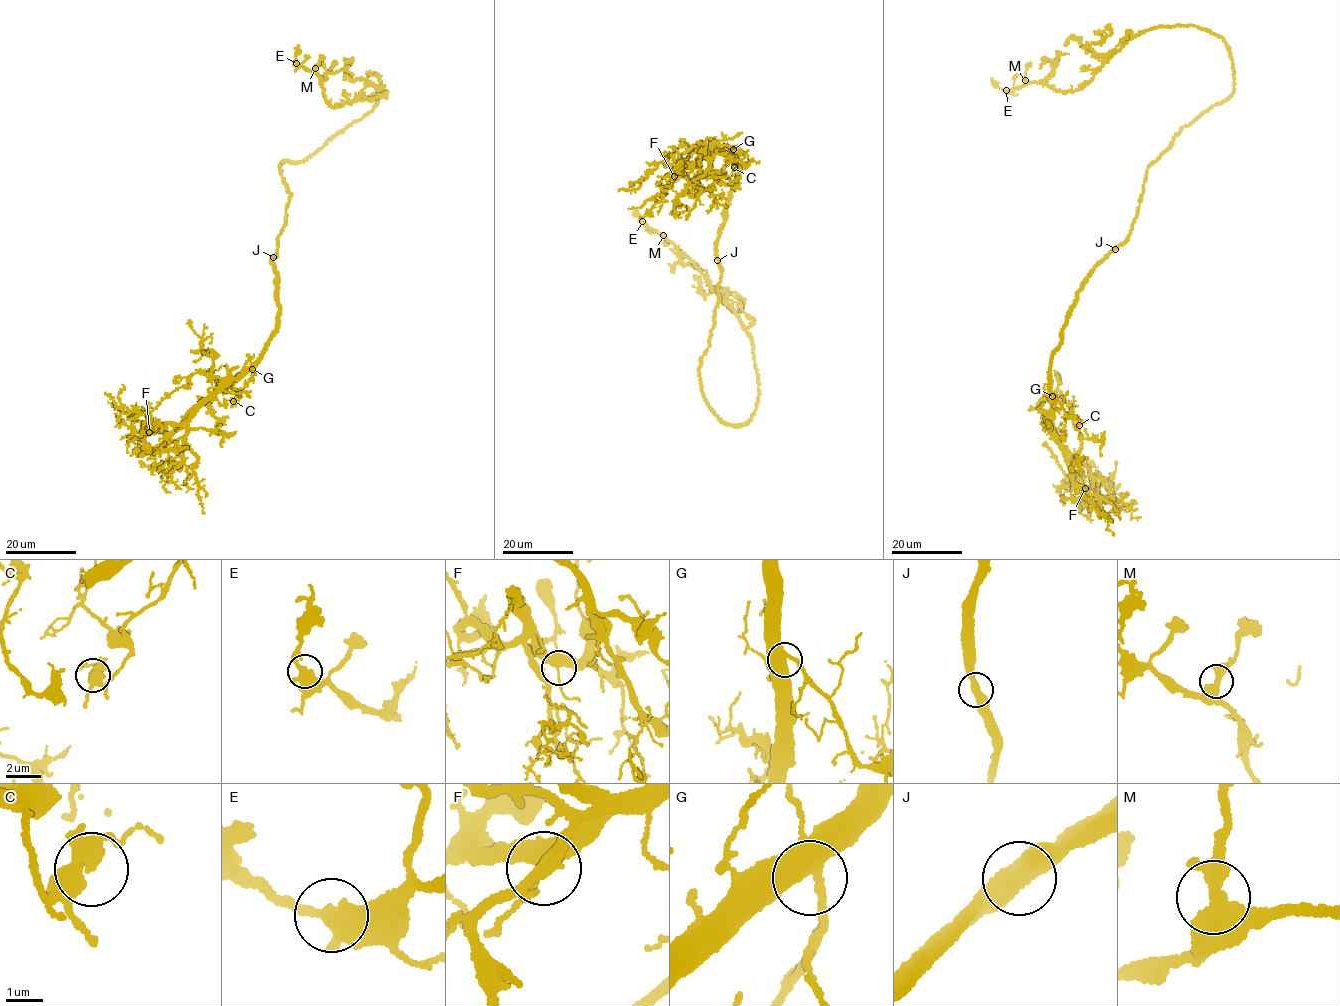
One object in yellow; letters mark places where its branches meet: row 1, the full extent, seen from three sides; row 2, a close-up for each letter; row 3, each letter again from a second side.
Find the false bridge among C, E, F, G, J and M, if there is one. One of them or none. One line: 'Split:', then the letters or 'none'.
Split: none

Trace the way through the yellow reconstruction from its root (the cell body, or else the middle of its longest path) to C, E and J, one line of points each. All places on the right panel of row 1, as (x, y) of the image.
C: (1146, 172), (1130, 236), (1083, 283), (1061, 332), (1061, 346), (1053, 353), (1049, 388), (1075, 427), (1079, 425)
E: (1146, 172), (1178, 132), (1233, 93), (1232, 59), (1211, 32), (1148, 29), (1079, 89), (1033, 82), (1006, 90)
J: (1146, 172), (1139, 210), (1130, 236), (1115, 248)

